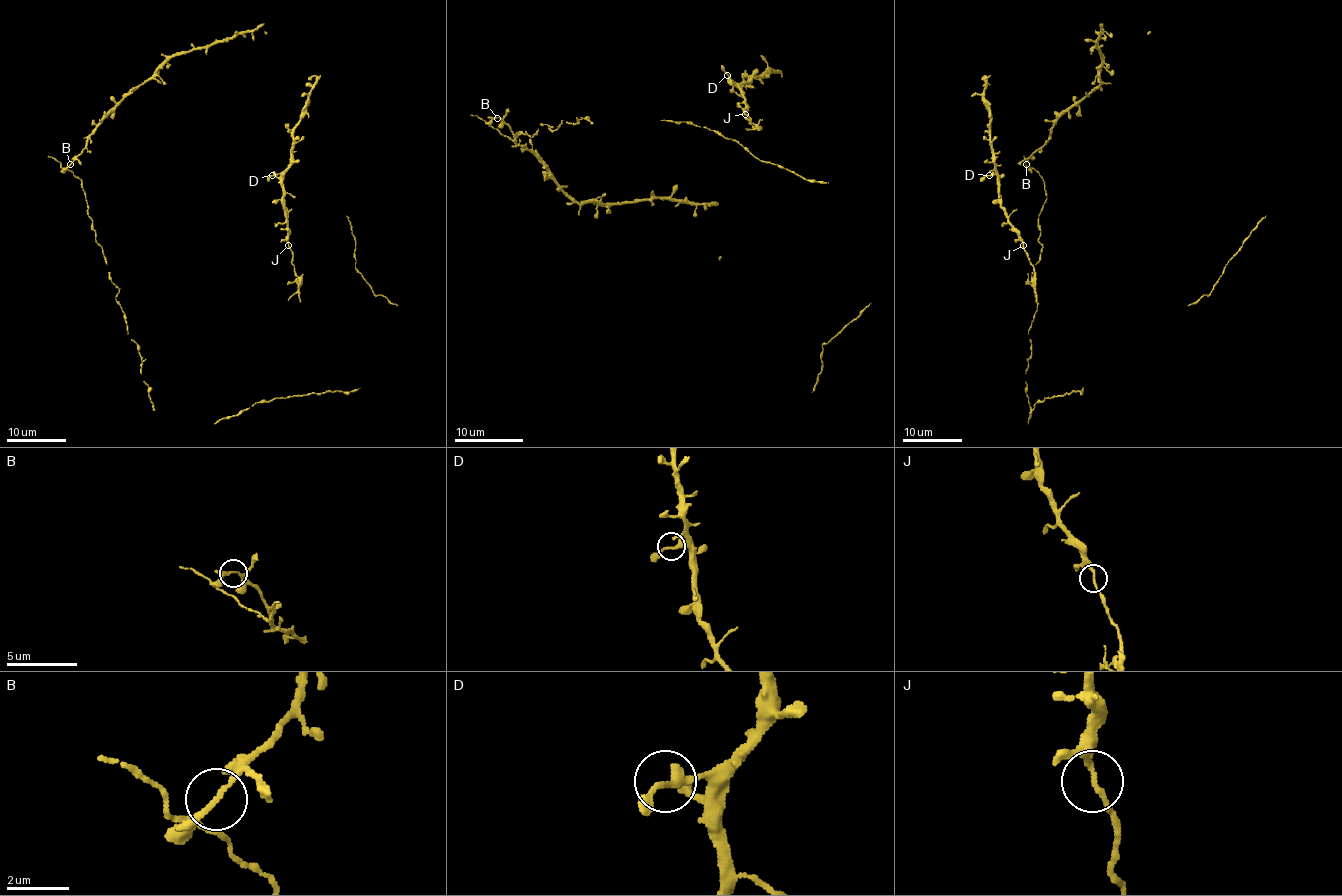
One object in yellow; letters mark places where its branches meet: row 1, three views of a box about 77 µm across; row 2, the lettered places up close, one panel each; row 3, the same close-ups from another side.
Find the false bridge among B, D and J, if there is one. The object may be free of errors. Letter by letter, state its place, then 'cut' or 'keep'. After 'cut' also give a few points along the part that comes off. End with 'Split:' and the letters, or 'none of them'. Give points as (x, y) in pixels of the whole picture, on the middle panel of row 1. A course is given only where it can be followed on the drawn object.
B: place (497, 118); keep
D: place (727, 75); keep
J: place (745, 114); cut; course (746, 114), (756, 128), (746, 128)
Split: J

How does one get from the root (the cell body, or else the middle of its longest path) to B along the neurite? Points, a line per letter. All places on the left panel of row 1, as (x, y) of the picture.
B: (140, 372), (137, 345), (127, 334), (117, 300), (118, 288), (96, 240), (82, 182), (66, 170), (70, 164)

